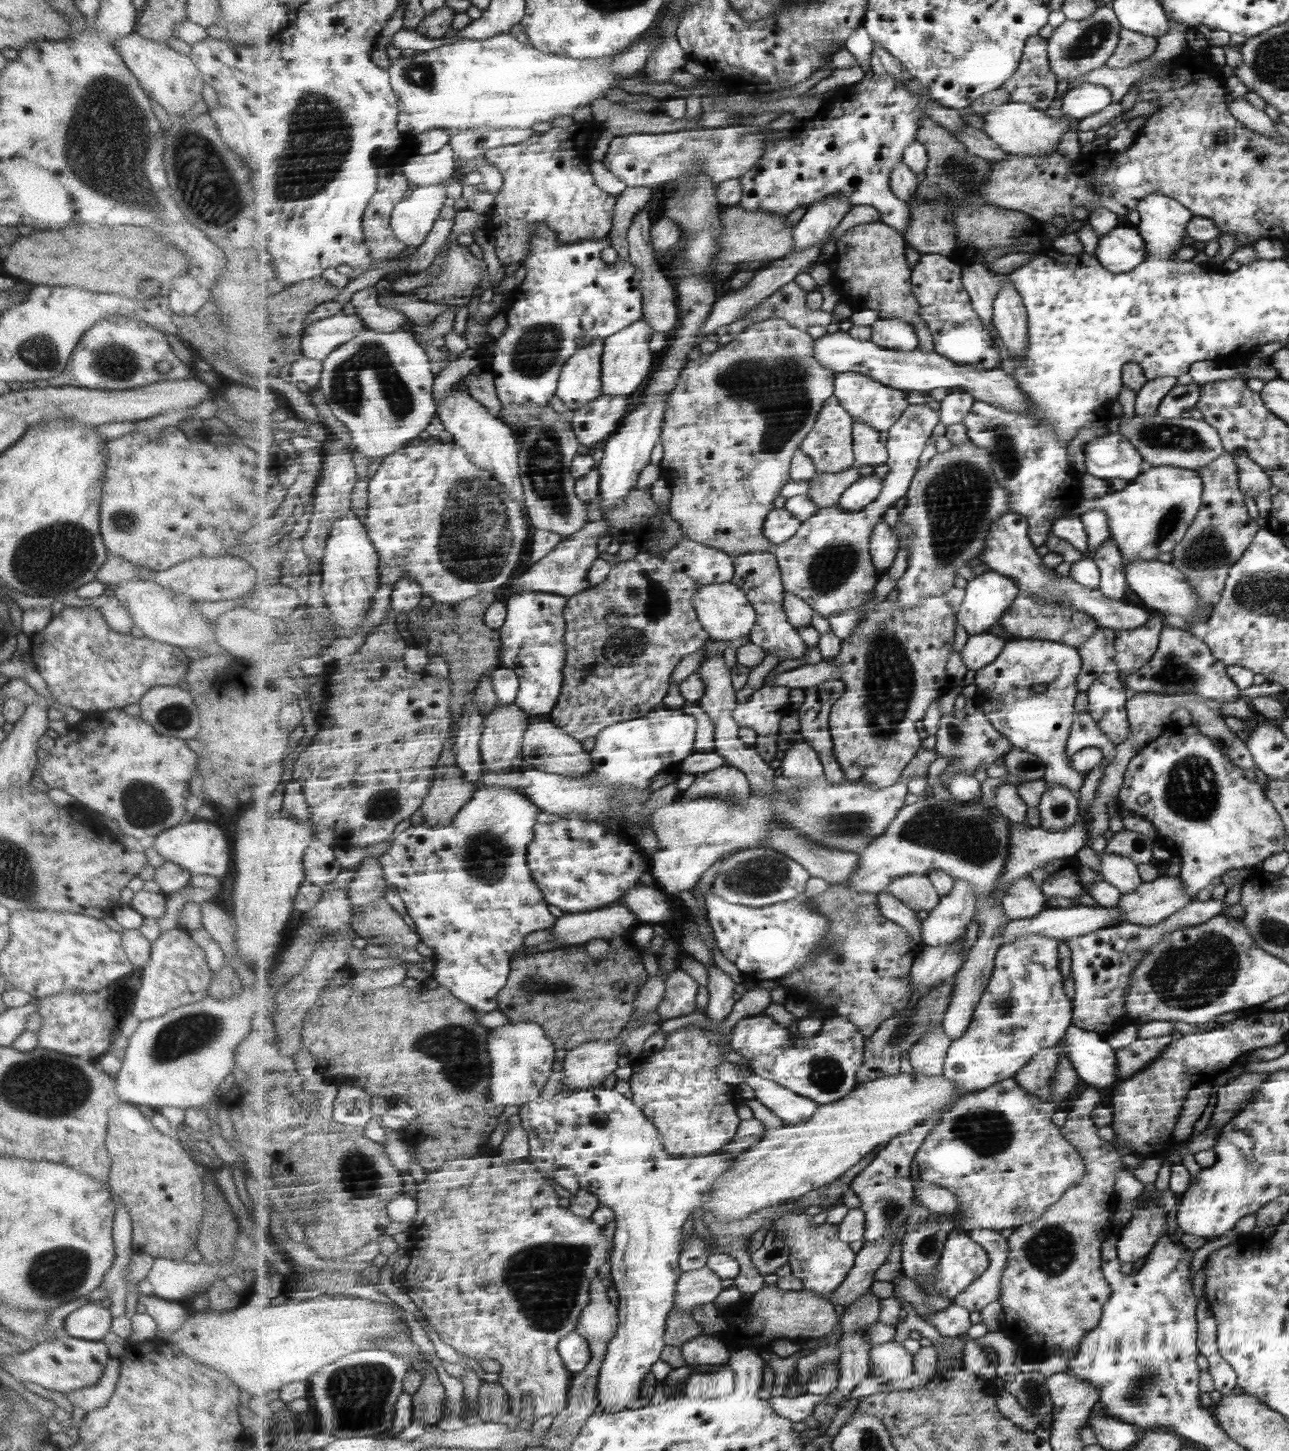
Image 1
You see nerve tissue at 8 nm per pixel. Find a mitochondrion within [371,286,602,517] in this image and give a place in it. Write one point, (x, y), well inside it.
(536, 349)

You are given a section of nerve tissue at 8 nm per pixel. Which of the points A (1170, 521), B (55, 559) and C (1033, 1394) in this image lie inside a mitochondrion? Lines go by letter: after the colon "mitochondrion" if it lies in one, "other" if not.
A: mitochondrion
B: mitochondrion
C: mitochondrion

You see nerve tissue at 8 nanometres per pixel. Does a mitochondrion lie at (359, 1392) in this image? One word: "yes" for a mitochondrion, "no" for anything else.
yes

